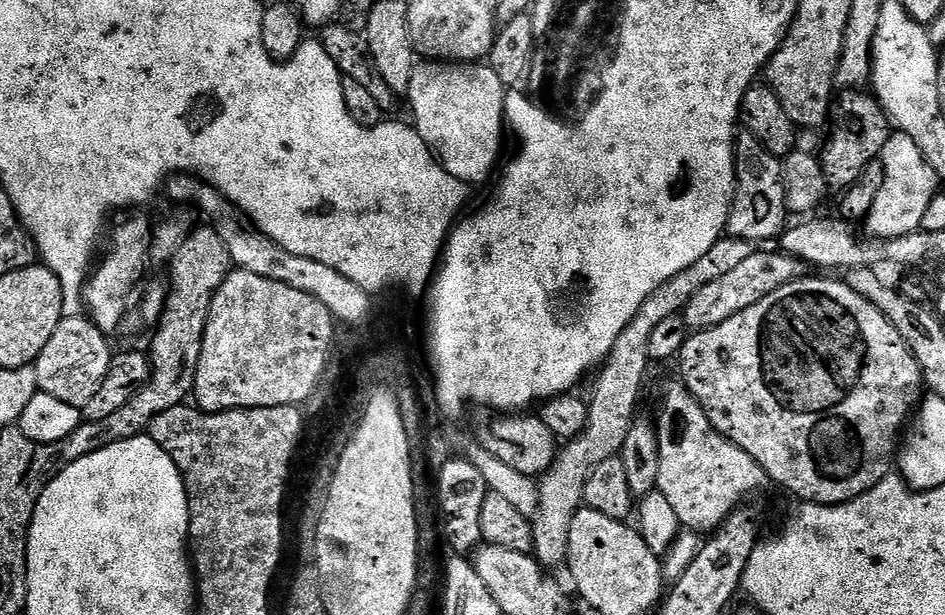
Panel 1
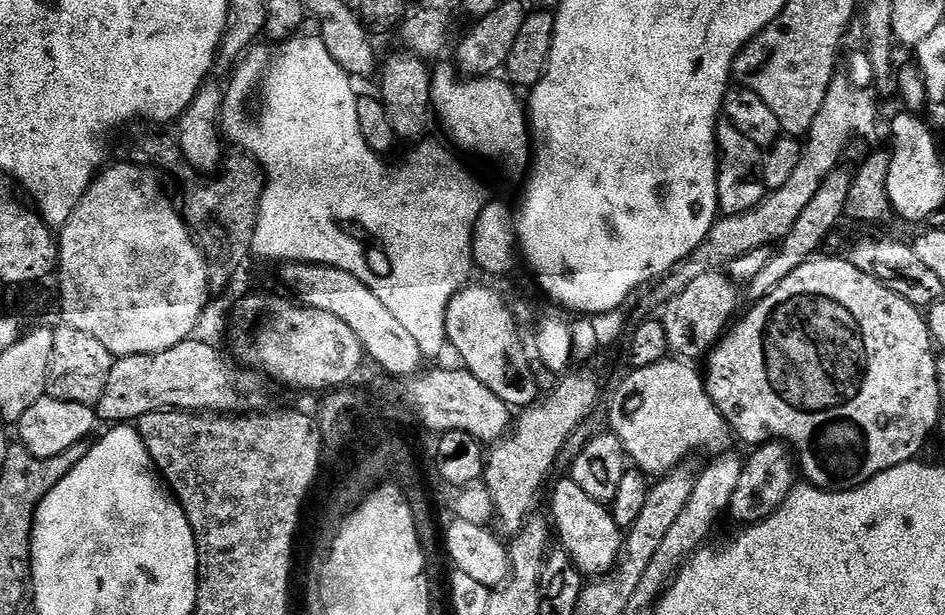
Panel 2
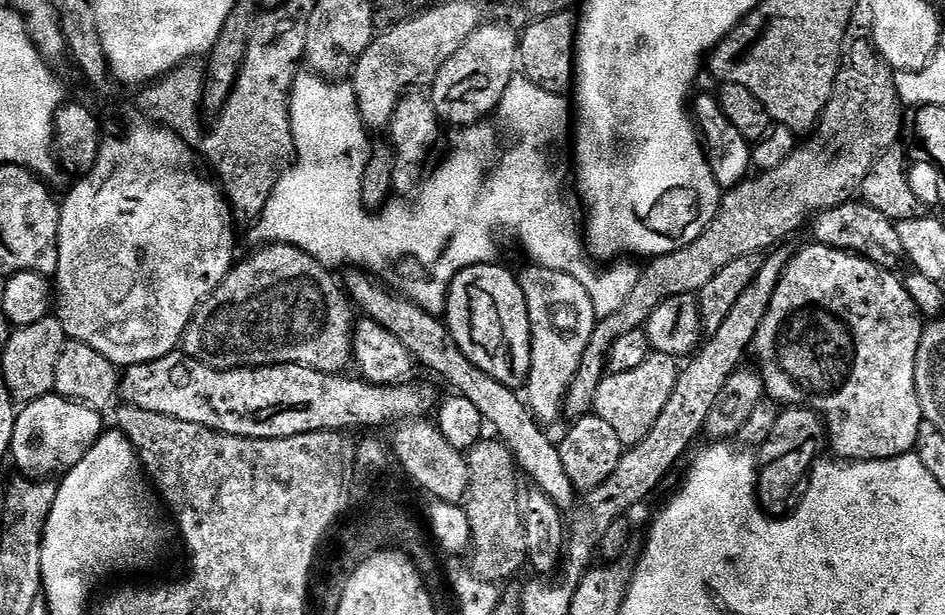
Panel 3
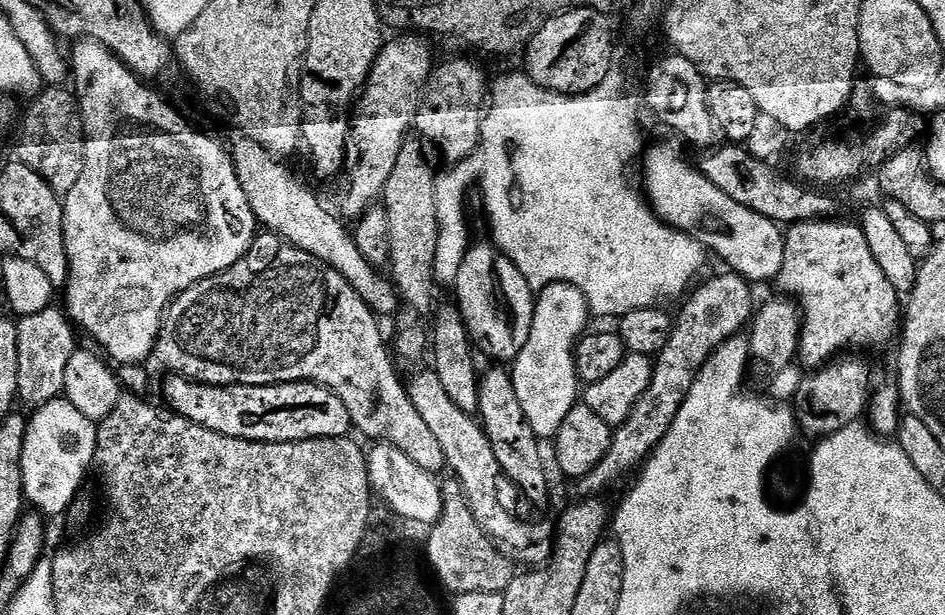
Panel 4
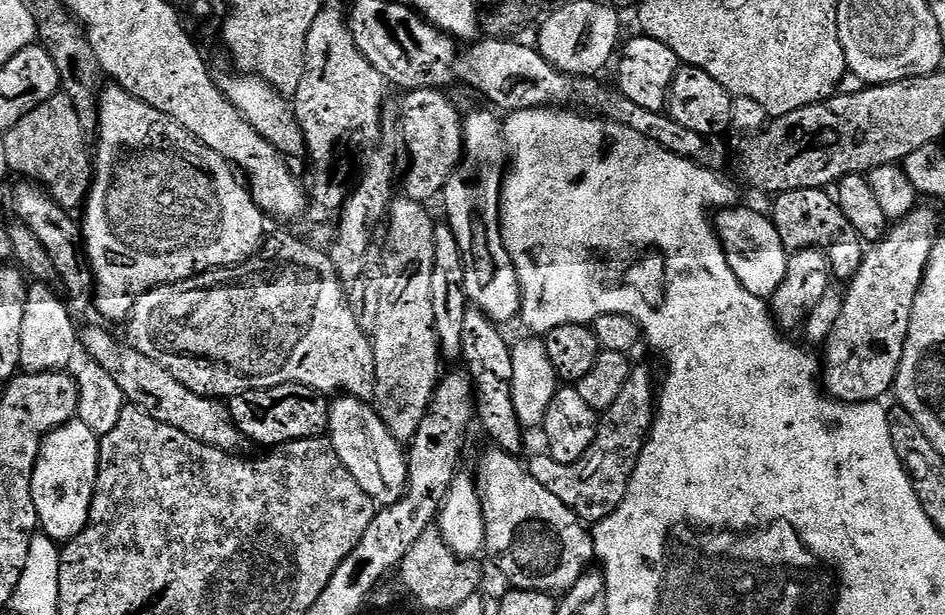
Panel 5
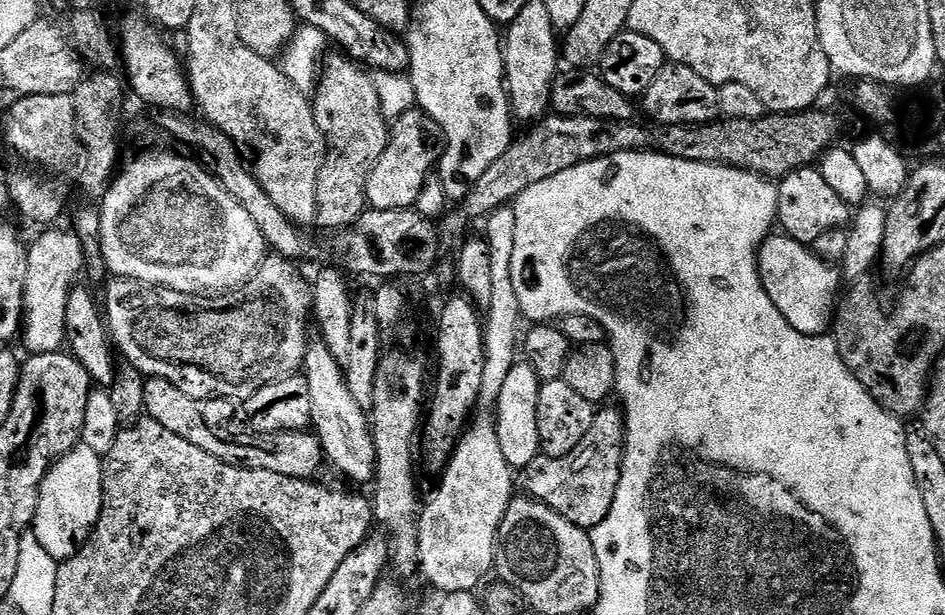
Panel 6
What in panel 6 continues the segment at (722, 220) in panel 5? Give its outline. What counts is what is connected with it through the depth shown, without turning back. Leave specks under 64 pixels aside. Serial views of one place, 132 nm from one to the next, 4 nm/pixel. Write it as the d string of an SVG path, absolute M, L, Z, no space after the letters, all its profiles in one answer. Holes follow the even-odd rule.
M783 234L769 235L760 248L758 270L770 302L798 330L807 336L823 336L831 329L834 313L841 295L841 269L835 263L817 256L809 245Z

